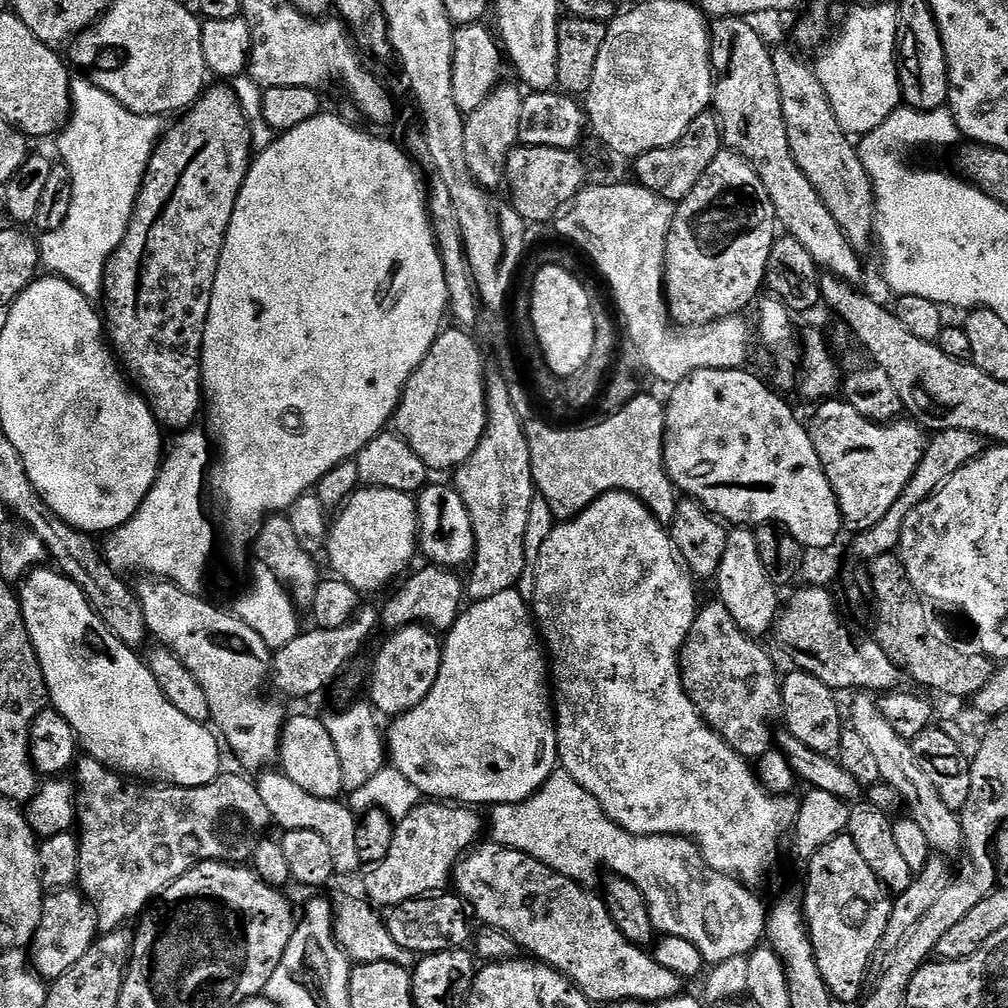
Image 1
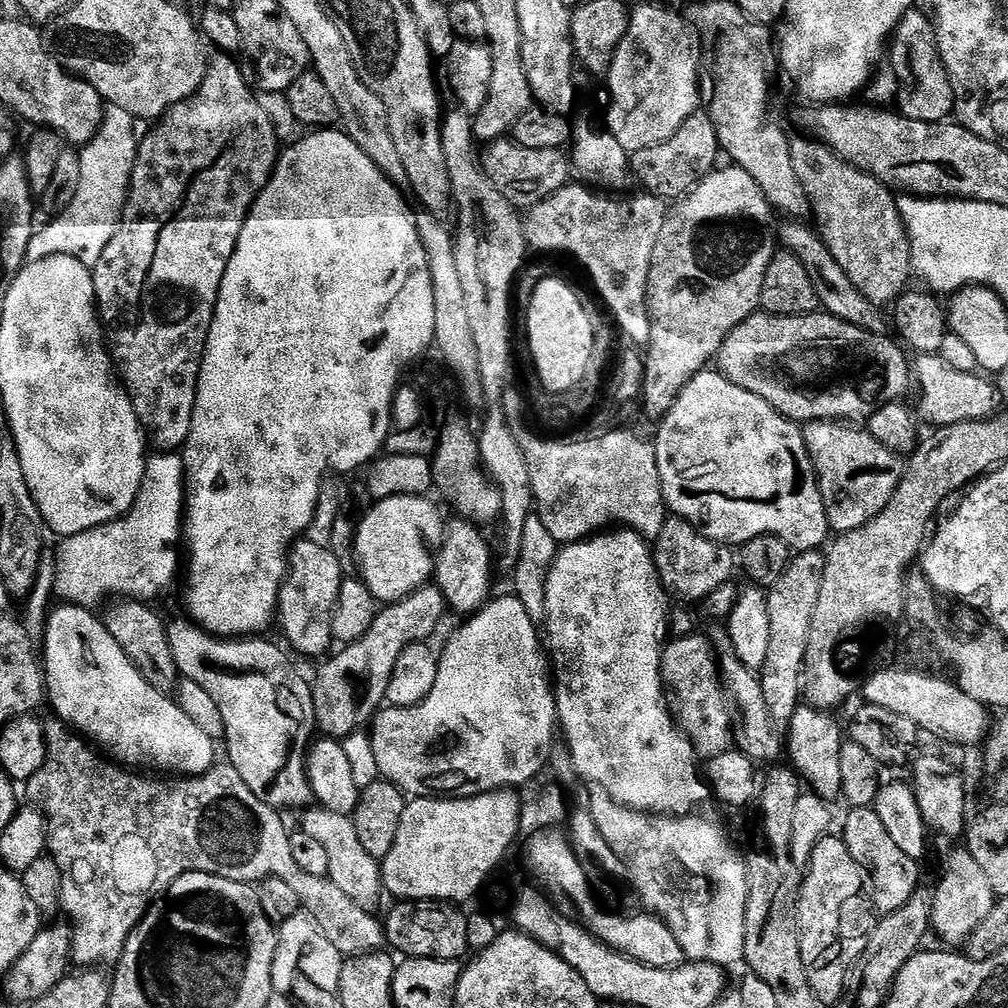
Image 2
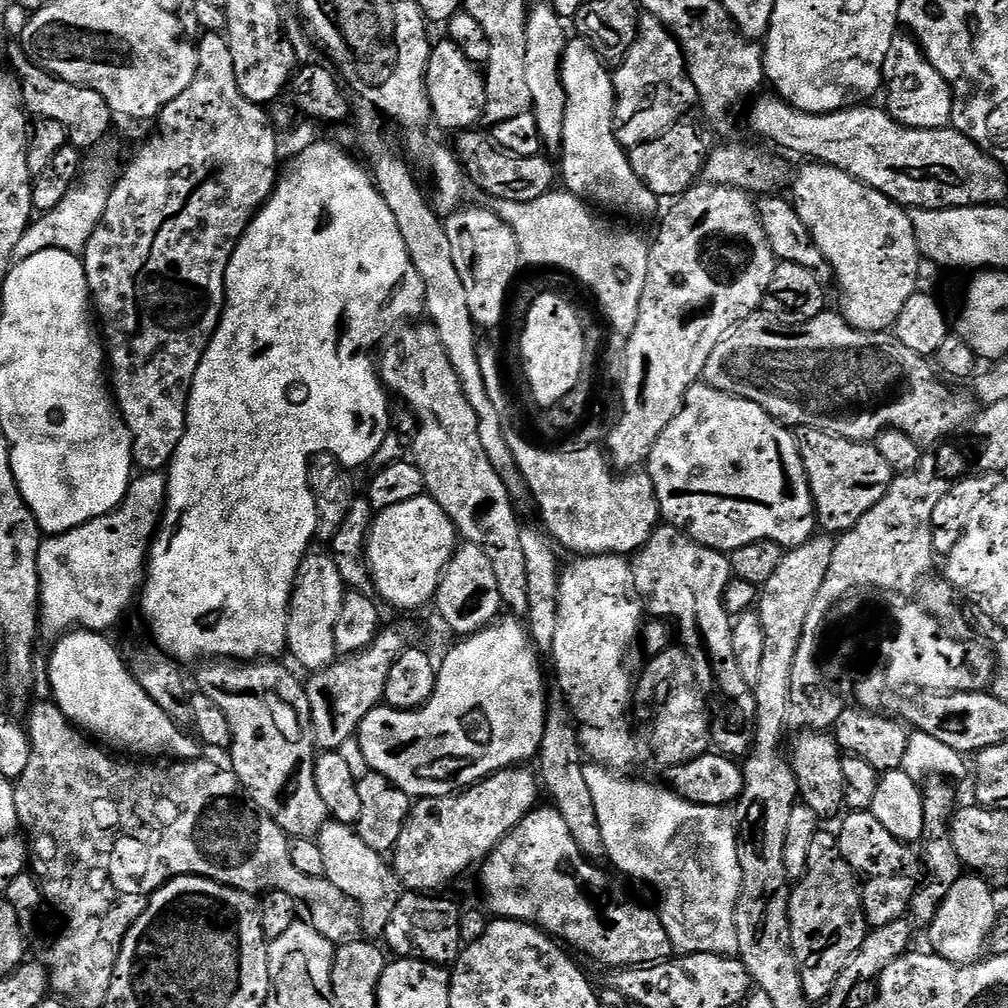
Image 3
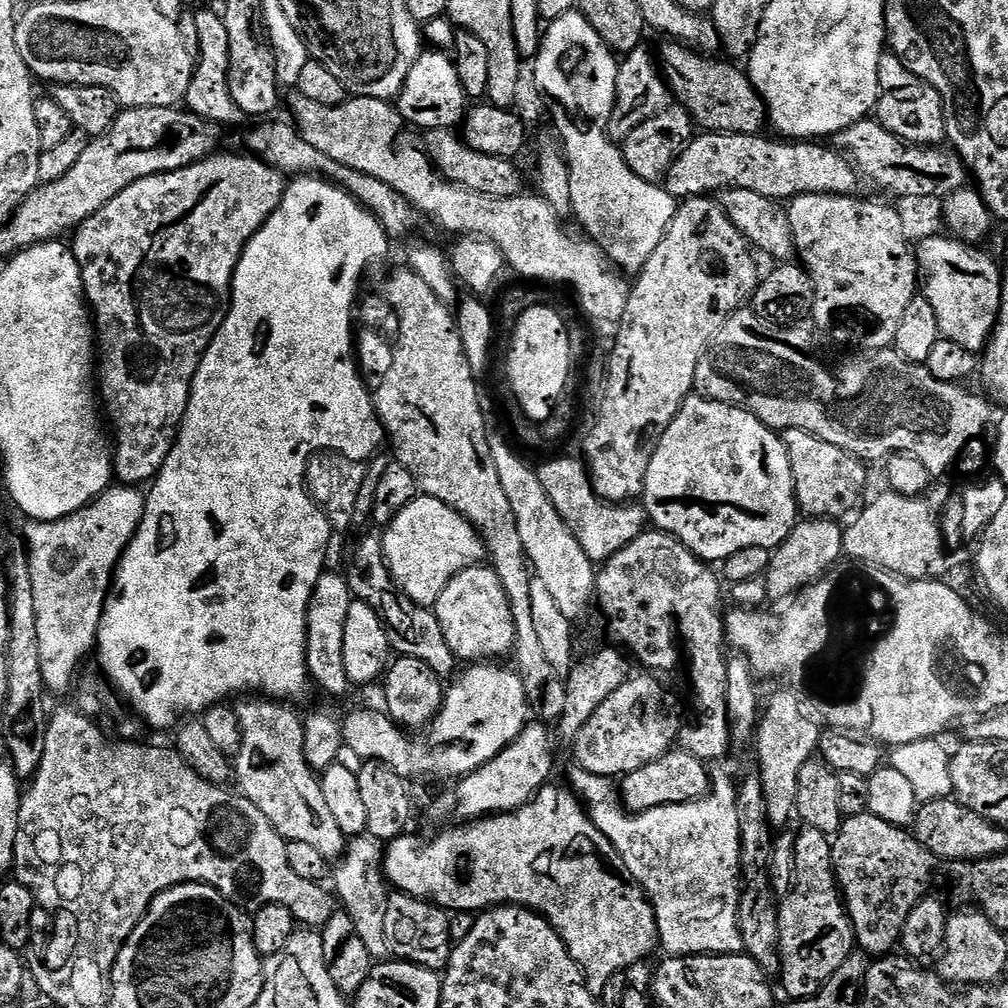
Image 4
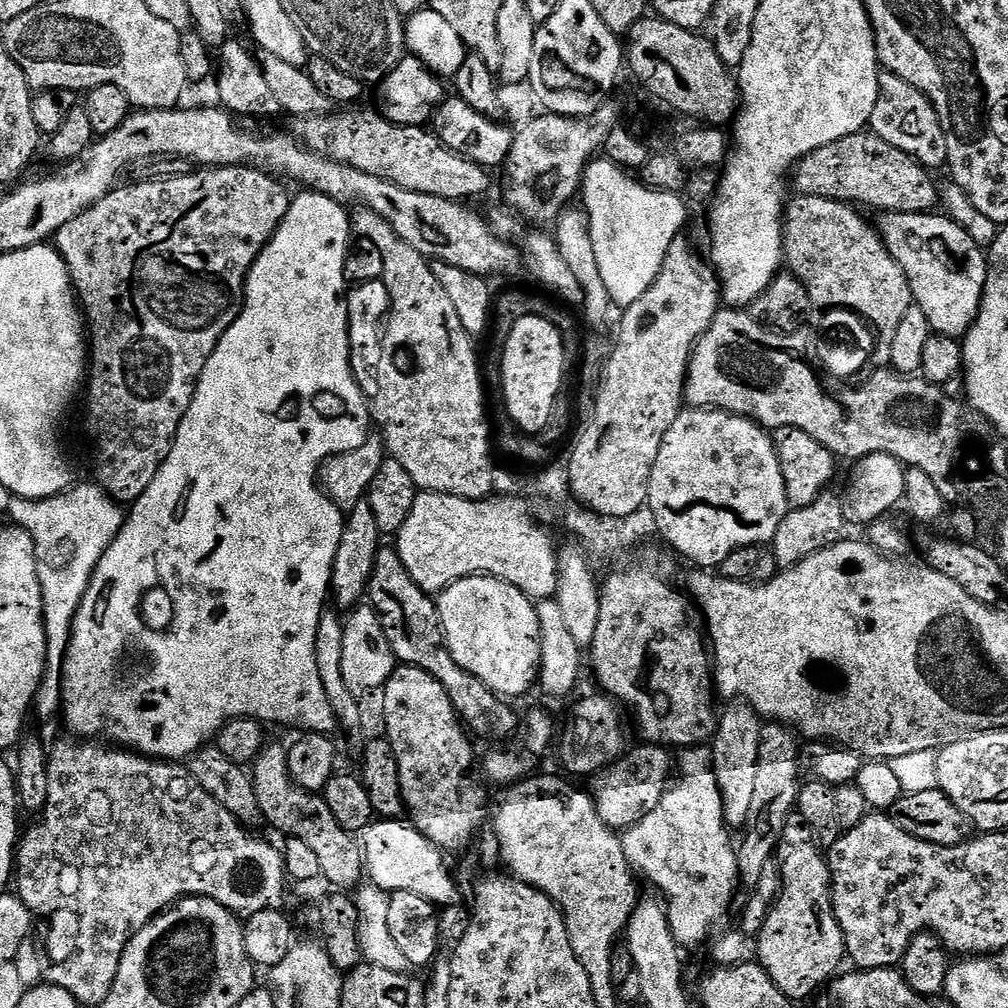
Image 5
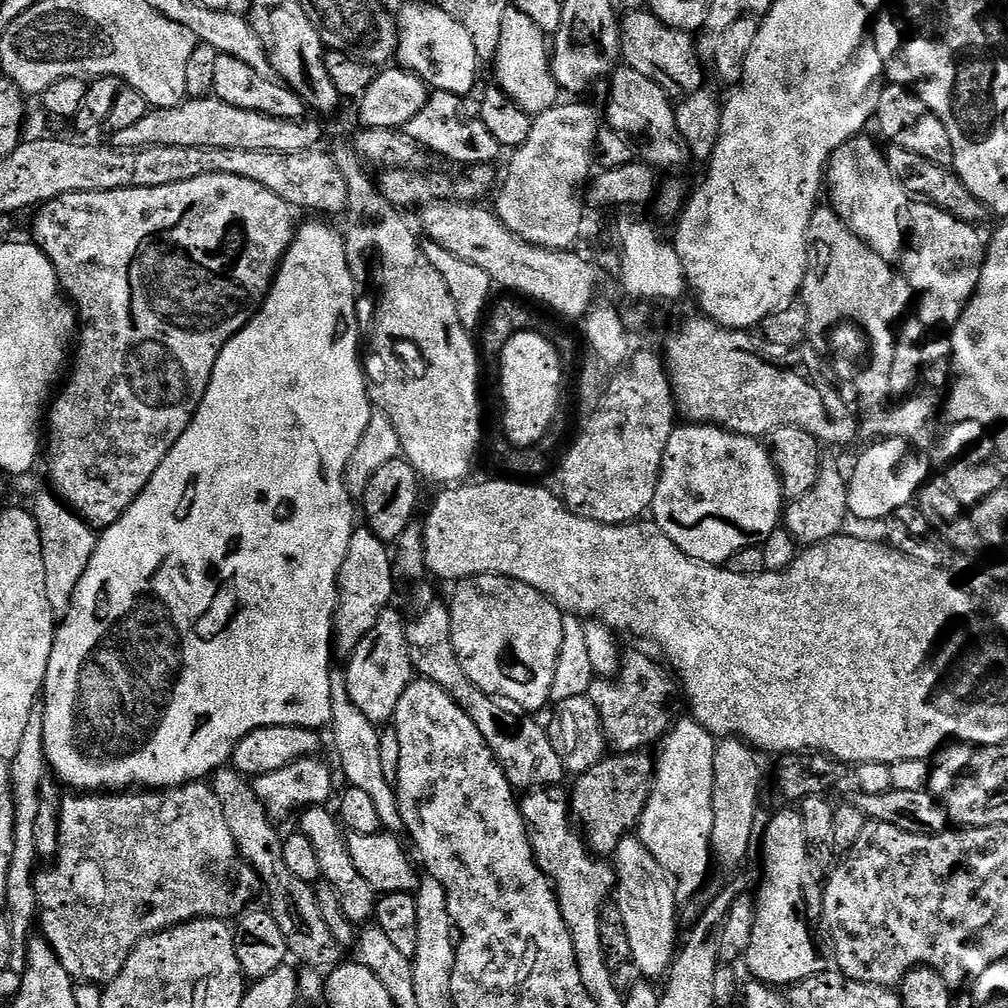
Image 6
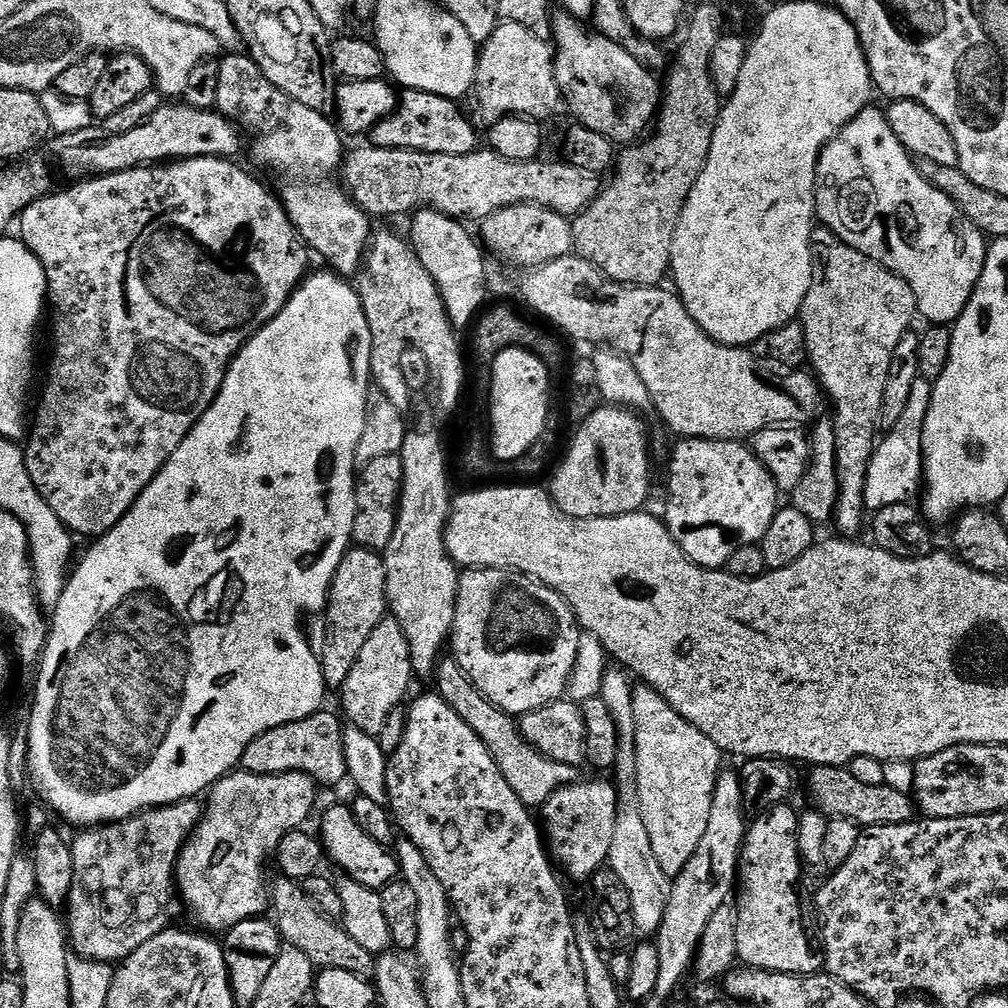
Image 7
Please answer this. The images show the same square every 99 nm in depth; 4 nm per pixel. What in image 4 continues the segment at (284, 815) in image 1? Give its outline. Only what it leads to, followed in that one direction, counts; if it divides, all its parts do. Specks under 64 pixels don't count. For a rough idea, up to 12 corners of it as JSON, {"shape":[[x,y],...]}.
{"shape":[[347,841],[334,895],[374,958],[390,952],[385,845]]}

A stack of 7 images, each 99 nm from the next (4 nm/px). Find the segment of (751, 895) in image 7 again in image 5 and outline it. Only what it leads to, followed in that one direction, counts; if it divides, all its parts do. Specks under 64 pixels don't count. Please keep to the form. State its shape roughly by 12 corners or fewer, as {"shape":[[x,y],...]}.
{"shape":[[799,814],[778,853],[780,895],[755,941],[793,1002],[846,953],[832,871]]}

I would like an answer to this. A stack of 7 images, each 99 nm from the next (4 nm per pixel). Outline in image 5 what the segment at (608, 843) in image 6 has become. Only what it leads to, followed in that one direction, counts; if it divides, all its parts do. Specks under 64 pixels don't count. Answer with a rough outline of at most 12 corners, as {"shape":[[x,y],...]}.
{"shape":[[644,742],[591,777],[598,818],[633,828],[662,802],[673,753]]}

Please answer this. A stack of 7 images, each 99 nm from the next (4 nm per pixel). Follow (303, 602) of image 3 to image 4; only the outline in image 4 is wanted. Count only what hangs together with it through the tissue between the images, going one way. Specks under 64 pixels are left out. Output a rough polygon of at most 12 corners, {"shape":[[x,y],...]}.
{"shape":[[325,571],[307,610],[309,677],[350,690],[343,661],[347,579]]}

